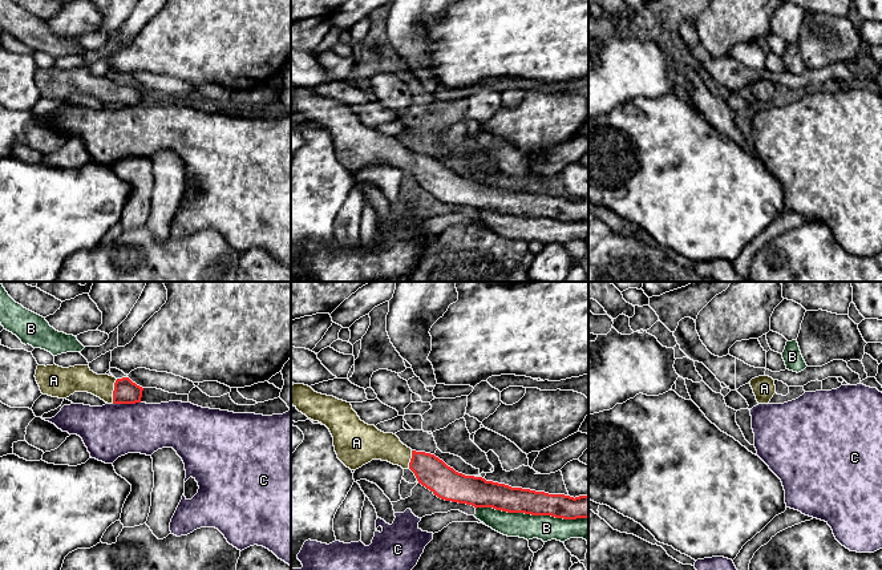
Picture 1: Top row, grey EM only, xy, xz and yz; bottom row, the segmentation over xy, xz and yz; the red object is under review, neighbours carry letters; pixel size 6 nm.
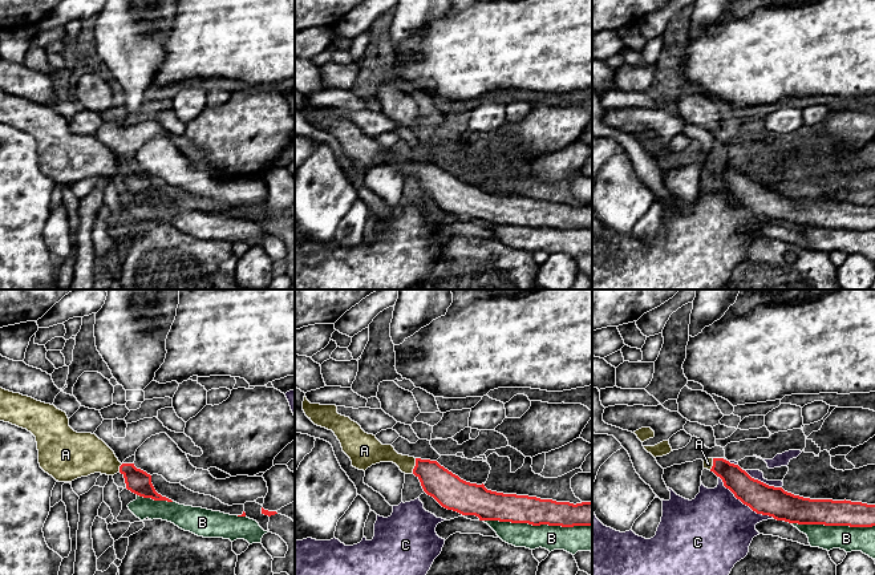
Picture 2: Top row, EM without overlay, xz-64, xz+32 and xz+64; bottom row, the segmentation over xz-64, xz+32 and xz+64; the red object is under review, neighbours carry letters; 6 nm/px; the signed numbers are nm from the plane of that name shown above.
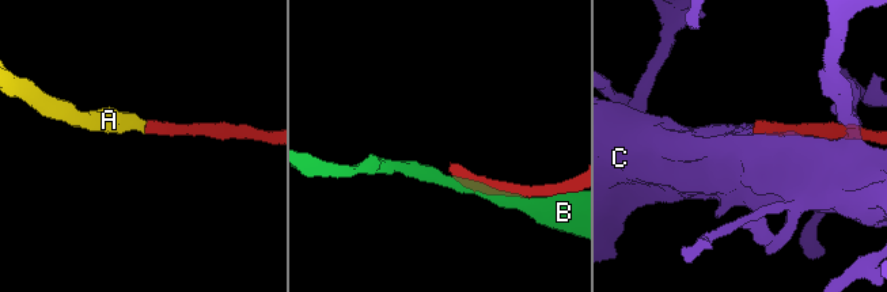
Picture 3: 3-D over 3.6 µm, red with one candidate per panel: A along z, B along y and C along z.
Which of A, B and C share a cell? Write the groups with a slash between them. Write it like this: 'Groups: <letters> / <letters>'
Groups: A / B / C

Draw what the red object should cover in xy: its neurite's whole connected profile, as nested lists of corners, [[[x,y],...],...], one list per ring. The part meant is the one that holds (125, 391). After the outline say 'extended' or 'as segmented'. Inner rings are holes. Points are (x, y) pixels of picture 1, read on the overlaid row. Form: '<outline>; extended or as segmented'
[[[37,365],[35,377],[43,395],[58,399],[66,399],[74,392],[88,392],[108,404],[135,404],[141,403],[143,391],[129,377],[97,375],[89,365]]]; extended

